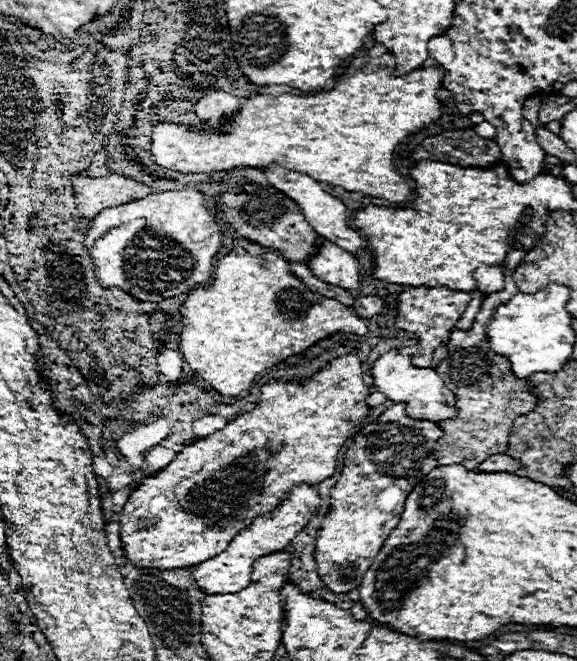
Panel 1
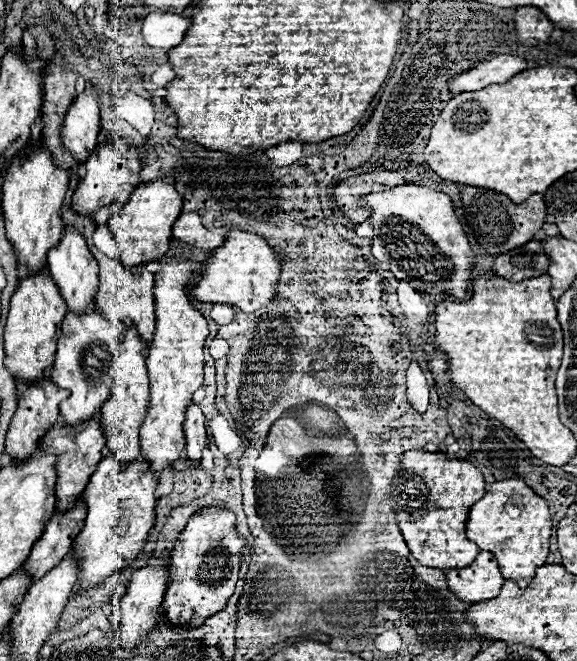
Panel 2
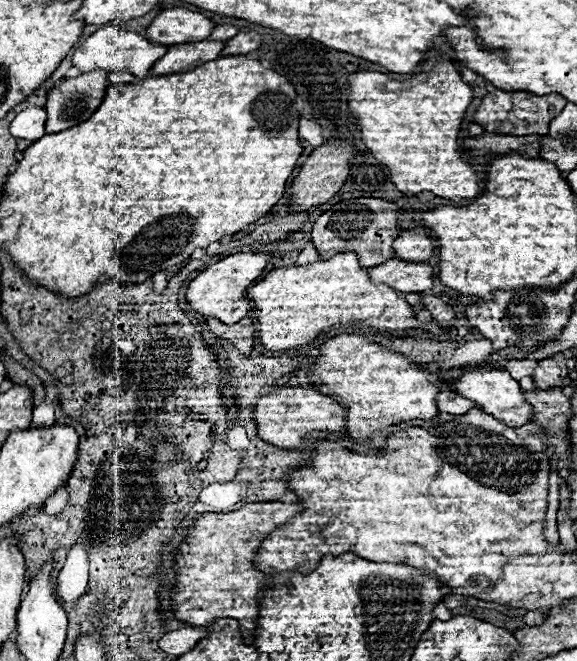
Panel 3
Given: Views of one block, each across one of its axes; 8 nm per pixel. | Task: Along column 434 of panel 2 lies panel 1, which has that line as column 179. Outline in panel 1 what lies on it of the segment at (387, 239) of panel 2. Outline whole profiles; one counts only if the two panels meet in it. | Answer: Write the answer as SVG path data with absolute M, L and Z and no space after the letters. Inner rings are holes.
M186 188L176 192L172 190L158 194L152 192L146 198L98 212L86 234L84 246L92 258L102 288L118 286L140 302L162 302L164 298L184 294L196 288L198 284L206 284L210 280L214 268L212 260L220 250L220 242L222 242L222 232L204 196L196 190Z

